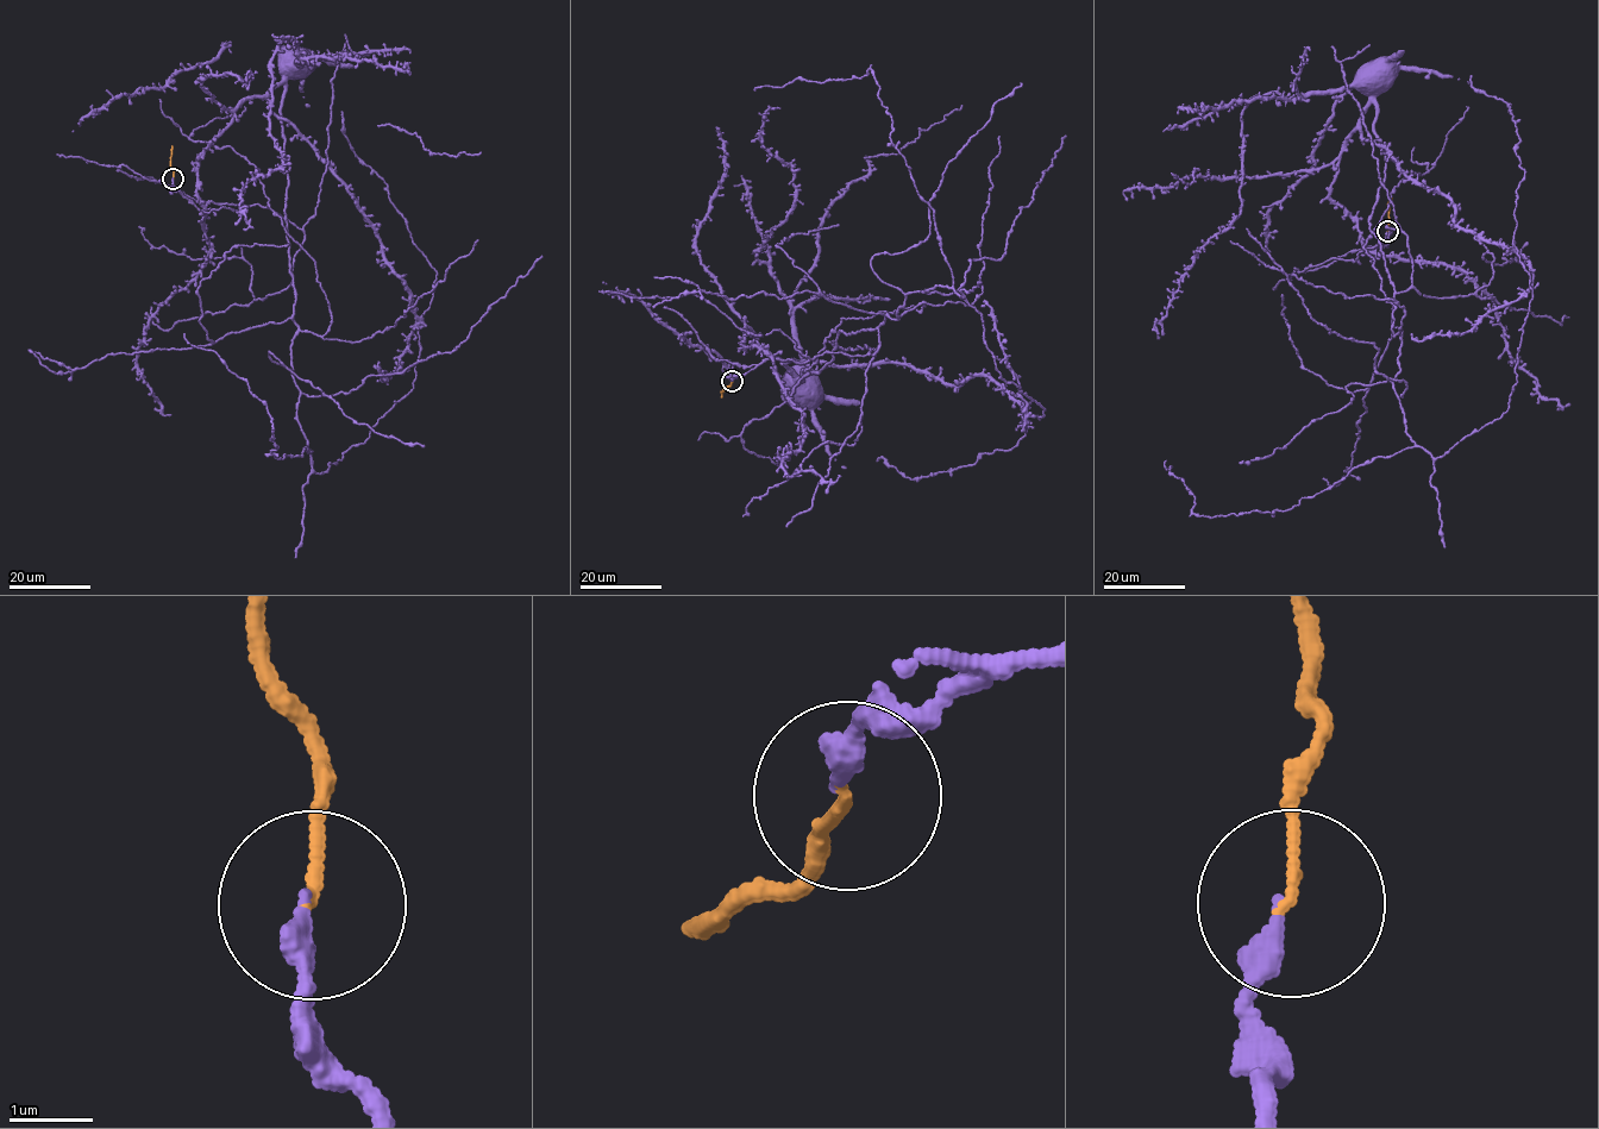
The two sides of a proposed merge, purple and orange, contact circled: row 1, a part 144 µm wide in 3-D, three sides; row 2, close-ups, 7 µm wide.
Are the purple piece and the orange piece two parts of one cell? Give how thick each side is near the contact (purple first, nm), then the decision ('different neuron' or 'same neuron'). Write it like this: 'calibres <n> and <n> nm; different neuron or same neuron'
calibres 280 and 120 nm; same neuron

